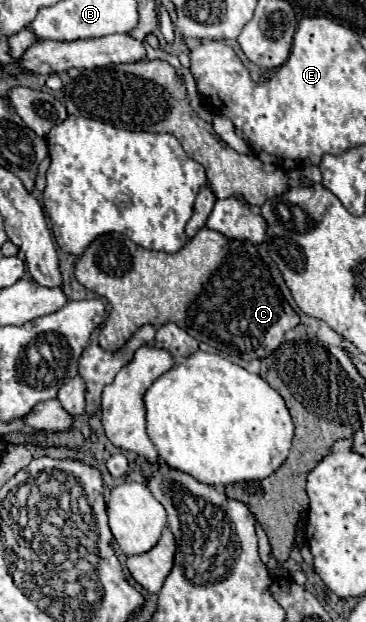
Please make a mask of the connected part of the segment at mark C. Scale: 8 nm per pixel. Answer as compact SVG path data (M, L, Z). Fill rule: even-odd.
M202 227L196 237L192 237L174 255L142 249L128 237L100 235L84 249L80 257L76 257L74 275L80 285L102 295L110 303L110 317L104 321L104 327L100 327L98 335L100 347L106 351L120 349L132 337L132 333L146 323L160 327L172 321L194 339L218 349L222 355L236 355L244 361L264 359L284 341L286 331L292 329L292 319L294 327L300 323L300 317L294 309L290 309L288 301L274 283L262 257L262 247L256 247L250 241L228 241L222 233L208 227Z

